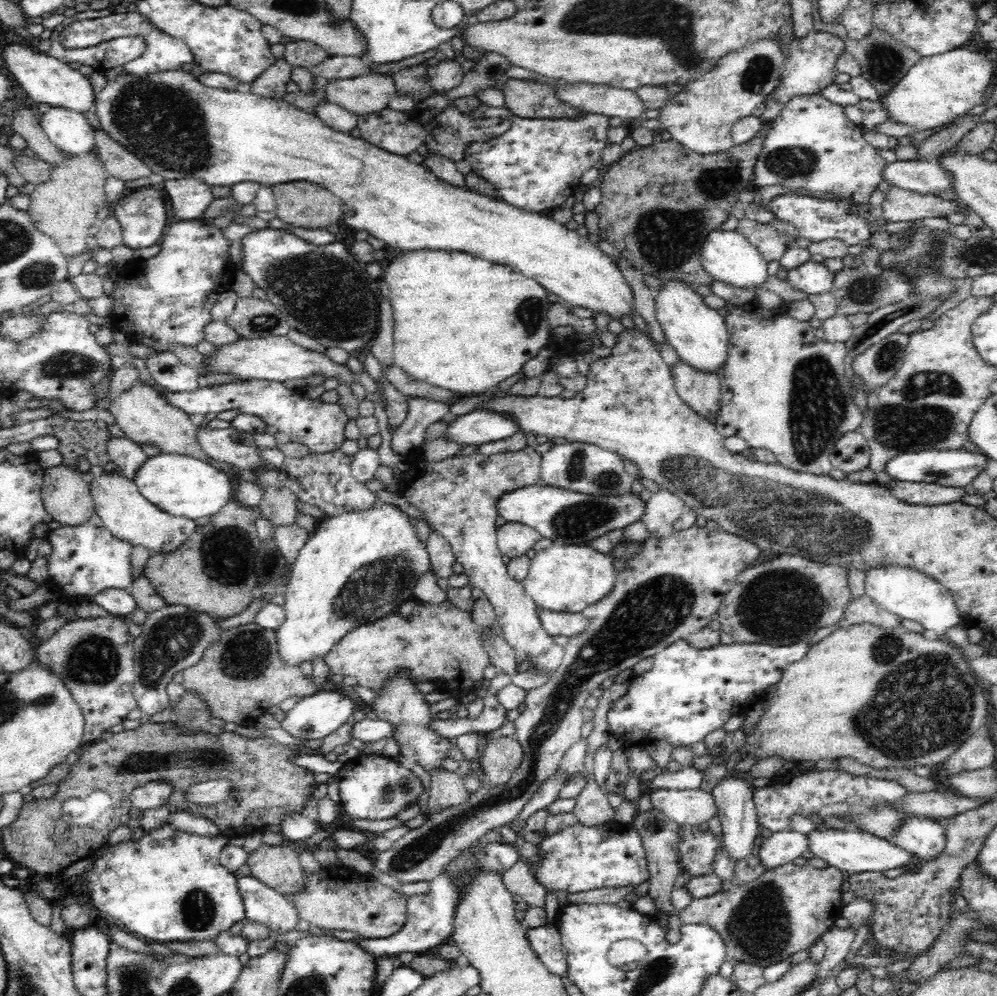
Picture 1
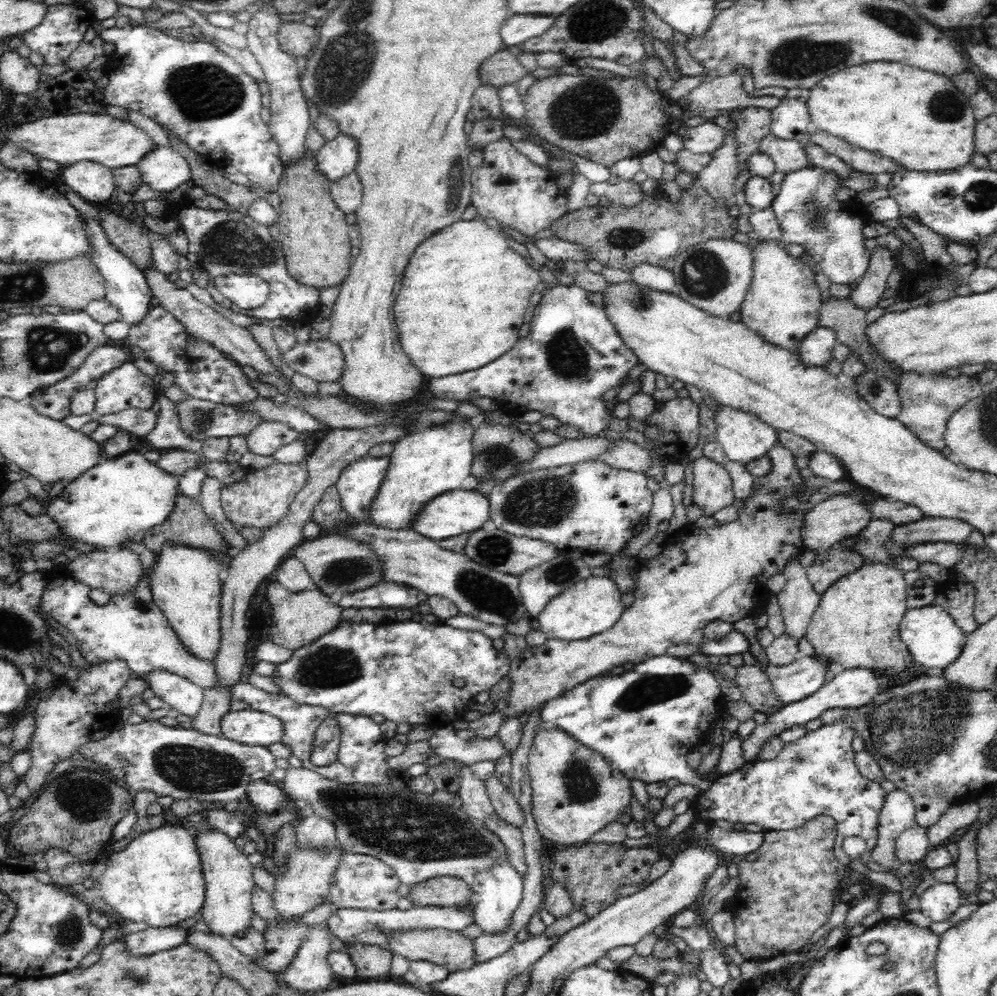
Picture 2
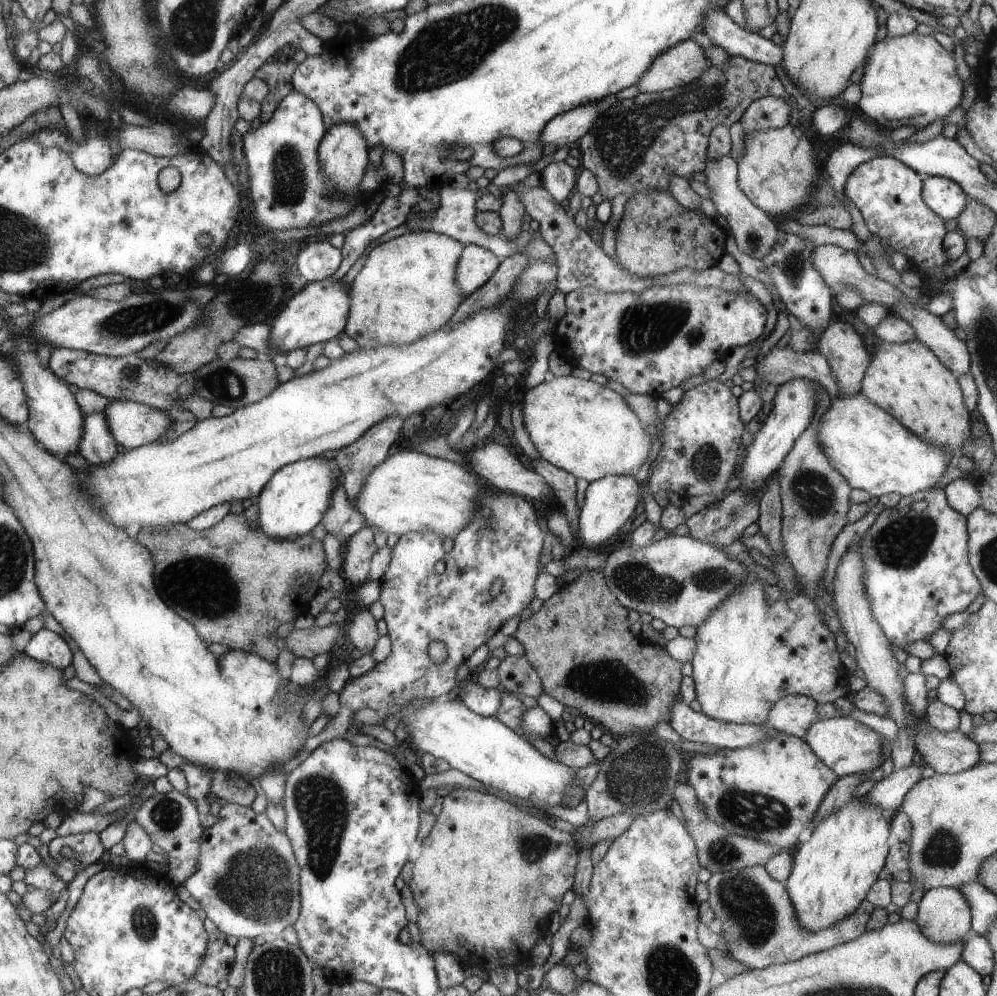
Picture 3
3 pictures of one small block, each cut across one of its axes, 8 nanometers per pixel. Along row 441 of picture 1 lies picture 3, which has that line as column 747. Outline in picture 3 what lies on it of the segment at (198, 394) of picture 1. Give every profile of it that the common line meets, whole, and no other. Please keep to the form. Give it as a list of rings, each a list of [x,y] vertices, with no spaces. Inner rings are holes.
[[[690,284],[664,285],[660,288],[646,288],[642,292],[615,292],[607,293],[604,290],[598,290],[593,286],[578,288],[569,292],[565,296],[566,313],[560,320],[555,322],[555,328],[552,330],[553,338],[557,351],[563,356],[572,367],[582,366],[591,374],[602,374],[607,380],[620,382],[629,393],[638,395],[648,395],[660,397],[662,392],[680,386],[684,380],[702,374],[708,366],[715,361],[725,361],[733,352],[734,348],[752,344],[756,339],[762,336],[766,327],[766,320],[769,319],[769,312],[756,296],[746,294],[746,292],[726,292],[714,287],[698,287]]]

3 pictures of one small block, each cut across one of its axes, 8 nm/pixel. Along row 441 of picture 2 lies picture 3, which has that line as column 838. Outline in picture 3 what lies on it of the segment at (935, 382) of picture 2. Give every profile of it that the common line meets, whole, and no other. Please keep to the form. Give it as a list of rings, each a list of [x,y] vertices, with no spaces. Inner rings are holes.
[[[763,866],[717,872],[711,876],[707,884],[708,904],[715,918],[722,922],[720,943],[717,948],[726,951],[740,964],[746,964],[753,969],[797,961],[810,953],[818,953],[850,942],[868,928],[870,915],[876,910],[874,904],[864,901],[846,920],[832,924],[826,930],[812,932],[808,928],[804,930],[798,922],[793,900],[790,900],[785,883],[774,880]]]

